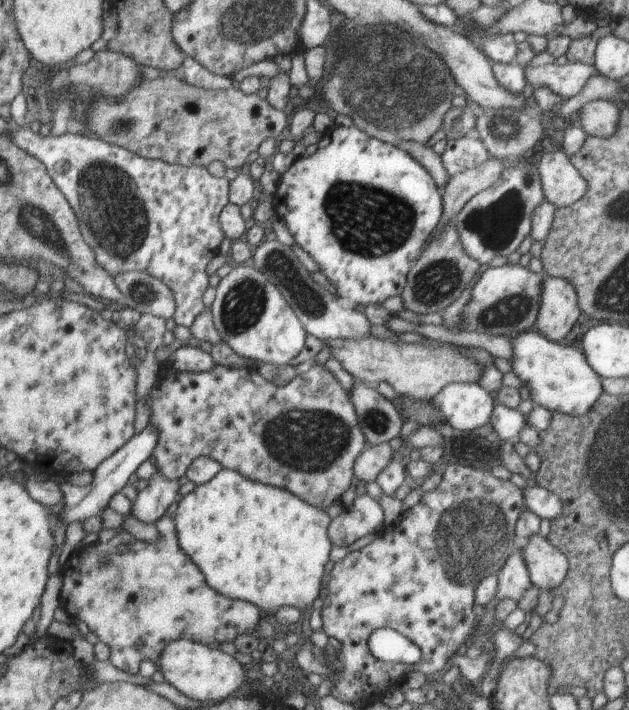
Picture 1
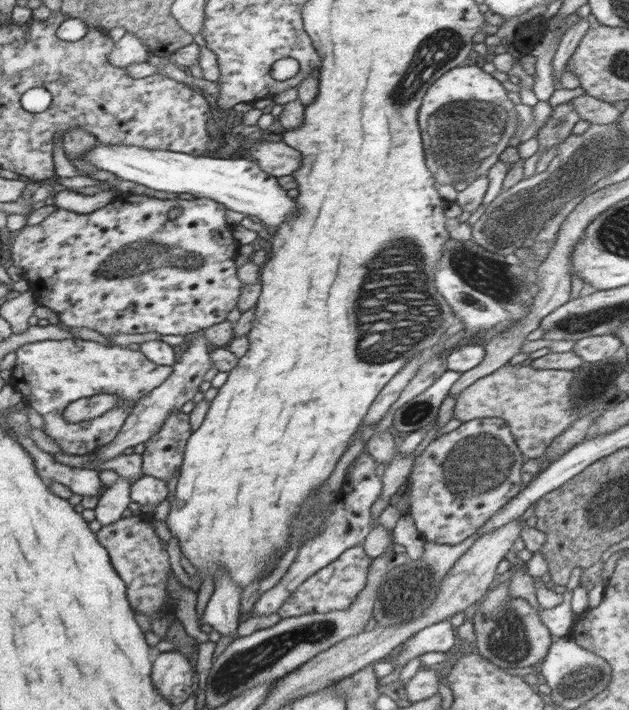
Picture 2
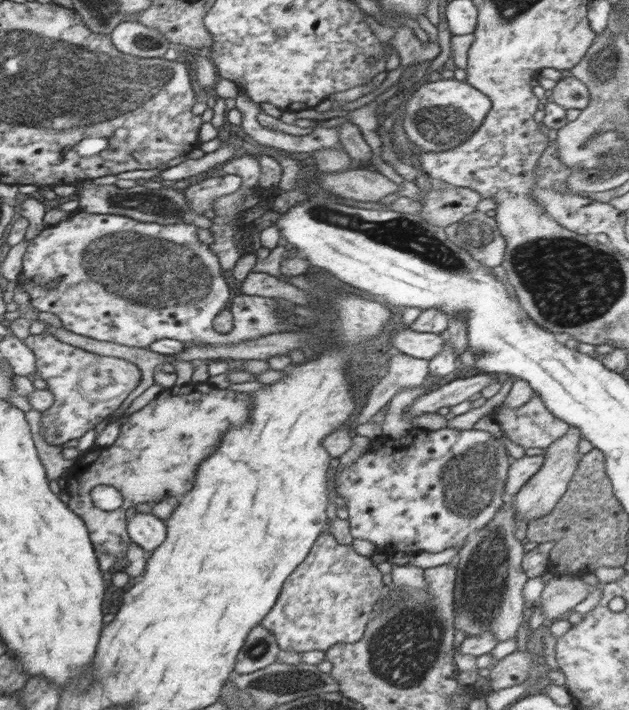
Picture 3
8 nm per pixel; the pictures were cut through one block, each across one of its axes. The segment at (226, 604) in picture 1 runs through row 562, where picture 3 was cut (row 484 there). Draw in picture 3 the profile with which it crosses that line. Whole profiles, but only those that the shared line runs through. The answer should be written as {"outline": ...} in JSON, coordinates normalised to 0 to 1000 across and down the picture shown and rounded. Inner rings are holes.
{"outline":[[[261,548],[245,563],[232,569],[219,580],[203,586],[200,596],[192,600],[188,618],[170,630],[153,630],[137,637],[130,645],[121,645],[119,652],[105,663],[105,685],[99,689],[111,704],[108,711],[134,732],[134,739],[145,748],[145,759],[151,765],[153,777],[178,780],[183,797],[200,783],[200,775],[208,765],[200,749],[200,718],[219,710],[245,710],[267,700],[289,701],[310,687],[310,673],[318,651],[329,646],[355,623],[362,604],[385,601],[399,587],[399,563],[391,554],[369,549],[343,549],[334,552],[302,552],[273,558],[272,548]],[[157,683],[184,687],[196,700],[196,710],[181,721],[162,721],[146,708],[145,692]]]}

